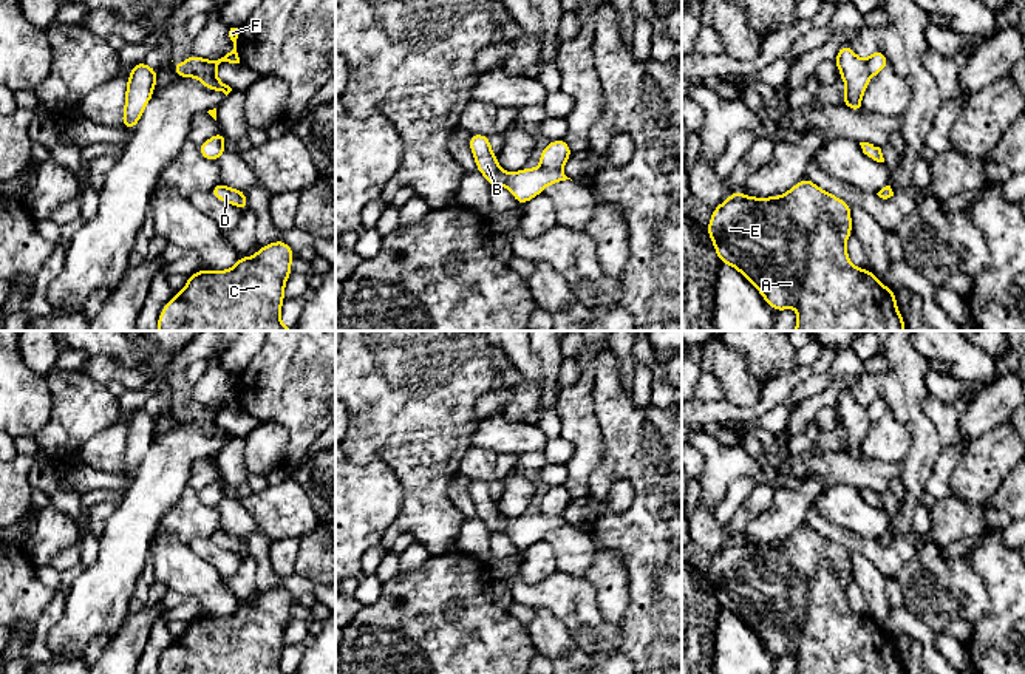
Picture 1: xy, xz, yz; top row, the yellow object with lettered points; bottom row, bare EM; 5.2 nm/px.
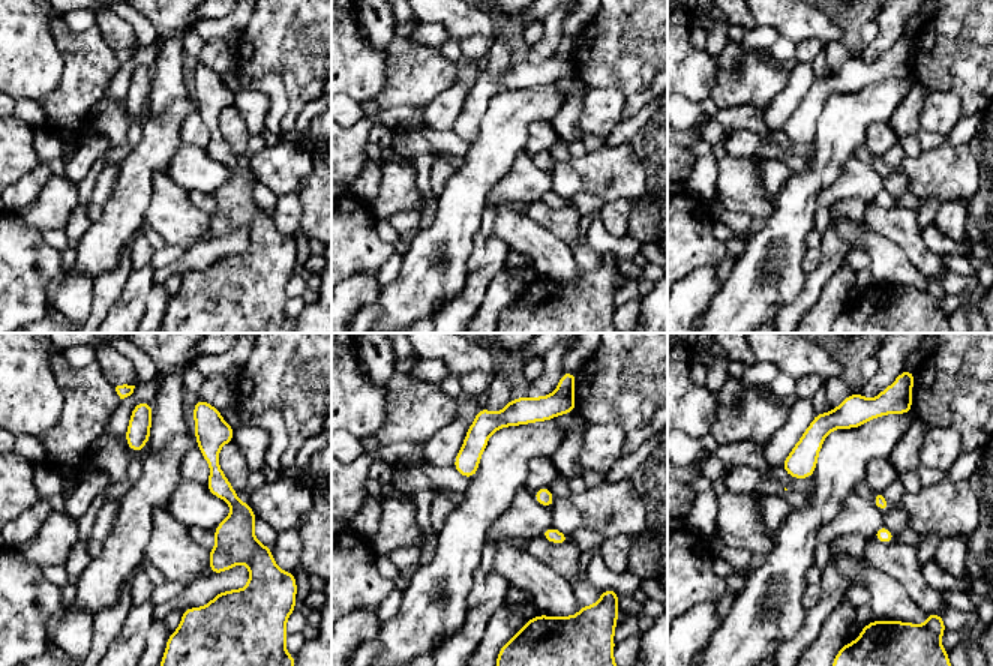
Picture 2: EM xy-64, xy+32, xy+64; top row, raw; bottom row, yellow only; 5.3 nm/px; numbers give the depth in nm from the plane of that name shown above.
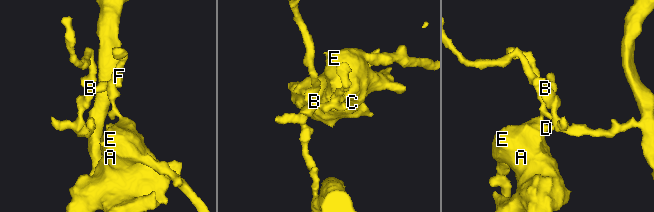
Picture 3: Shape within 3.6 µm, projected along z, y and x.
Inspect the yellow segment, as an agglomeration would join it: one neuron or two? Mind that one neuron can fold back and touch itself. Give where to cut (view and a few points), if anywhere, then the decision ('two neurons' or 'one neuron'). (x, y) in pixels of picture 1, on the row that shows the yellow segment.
cut xy (214, 71), (200, 71), (194, 76); two neurons

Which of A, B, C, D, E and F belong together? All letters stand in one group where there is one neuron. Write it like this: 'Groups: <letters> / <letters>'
Groups: A C D E / B F

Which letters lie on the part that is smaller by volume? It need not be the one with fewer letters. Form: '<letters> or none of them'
A, C, D, E

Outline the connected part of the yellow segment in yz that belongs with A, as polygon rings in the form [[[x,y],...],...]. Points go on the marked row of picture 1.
[[[809,178],[779,196],[754,198],[733,192],[714,207],[707,224],[714,250],[722,264],[733,266],[776,312],[798,311],[793,331],[906,331],[898,312],[895,292],[886,288],[869,269],[850,263],[846,243],[852,235],[850,204],[818,187]]]

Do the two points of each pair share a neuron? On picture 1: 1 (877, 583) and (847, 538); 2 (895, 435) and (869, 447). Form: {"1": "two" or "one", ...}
{"1": "two", "2": "one"}

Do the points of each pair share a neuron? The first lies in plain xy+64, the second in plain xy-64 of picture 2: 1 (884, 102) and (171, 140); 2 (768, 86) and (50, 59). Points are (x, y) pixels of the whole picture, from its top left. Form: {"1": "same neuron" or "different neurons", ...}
{"1": "same neuron", "2": "different neurons"}

